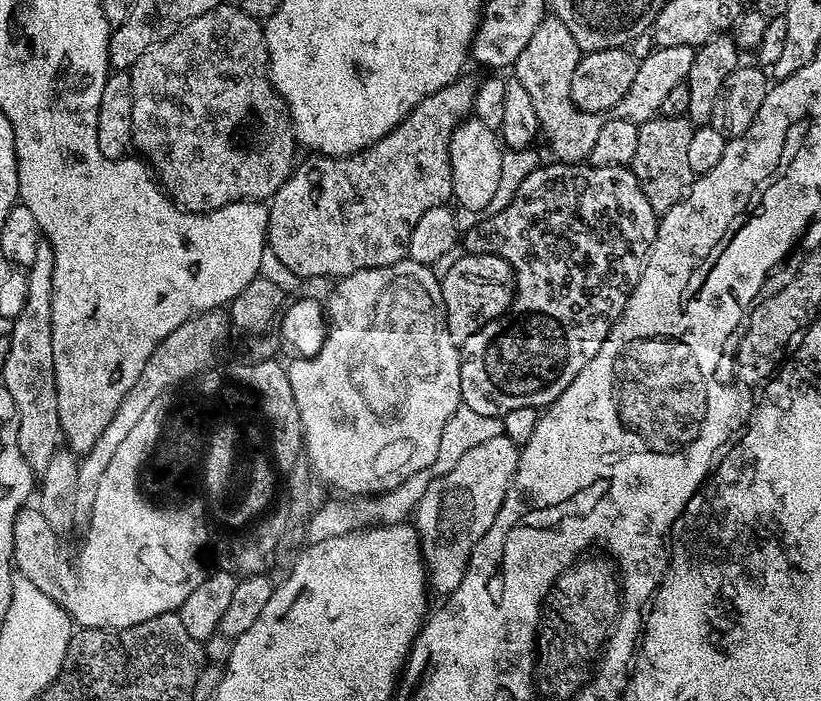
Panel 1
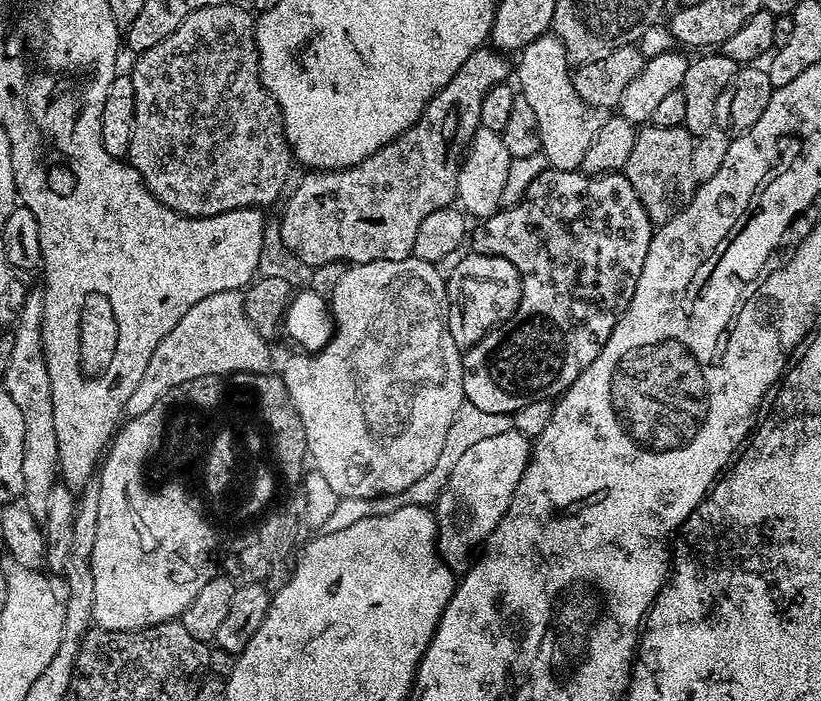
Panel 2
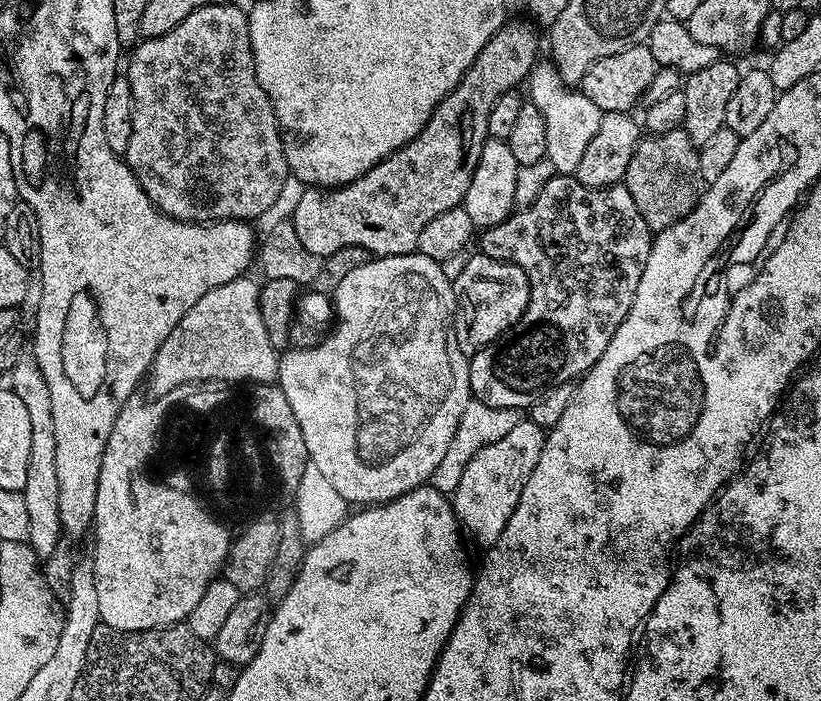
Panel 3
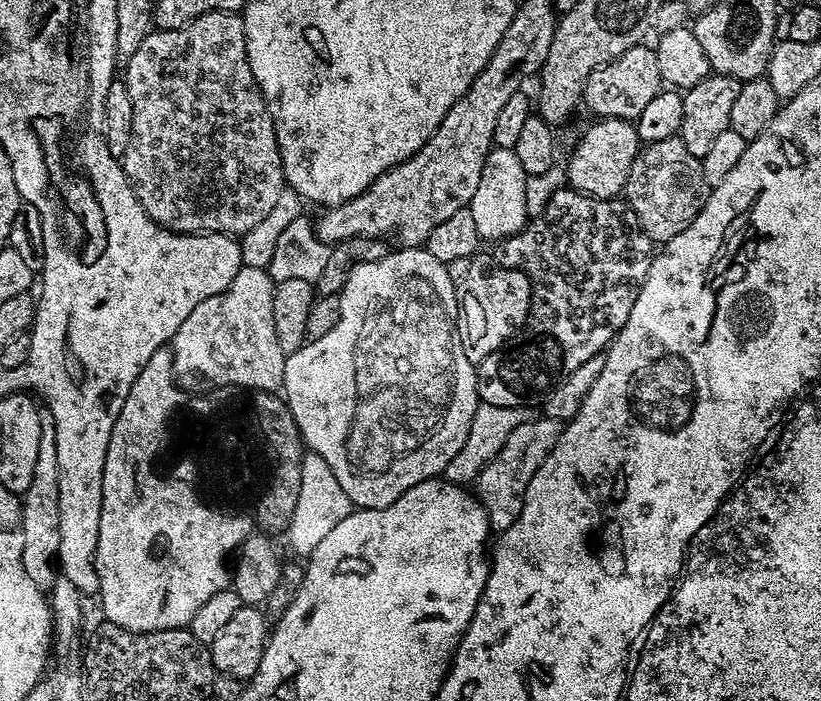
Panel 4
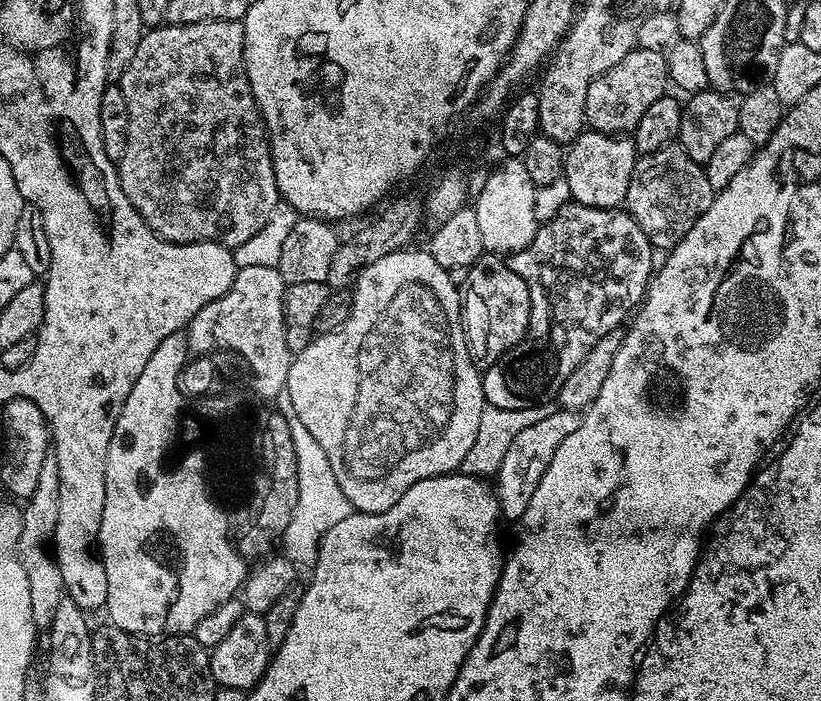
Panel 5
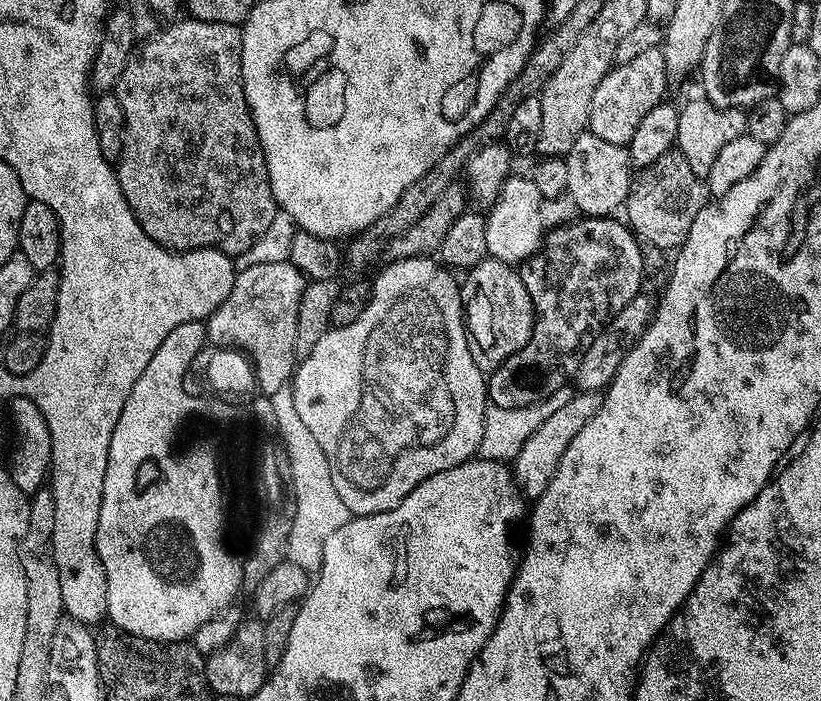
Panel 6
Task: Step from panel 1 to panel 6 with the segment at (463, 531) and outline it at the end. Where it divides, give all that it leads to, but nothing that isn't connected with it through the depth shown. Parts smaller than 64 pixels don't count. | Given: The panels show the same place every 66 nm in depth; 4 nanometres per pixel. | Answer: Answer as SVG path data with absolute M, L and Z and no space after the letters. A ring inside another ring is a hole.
M577 391L575 395L565 404L558 405L556 409L553 407L549 411L546 422L542 422L542 426L538 426L538 430L534 430L534 434L530 434L530 438L526 438L526 442L518 450L514 461L516 487L521 497L529 501L535 502L544 493L546 486L550 486L550 478L554 478L558 470L558 462L562 454L566 454L566 446L574 442L574 434L578 434L578 430L582 430L582 426L586 426L586 422L594 418L594 414L600 408L602 396L599 391Z

